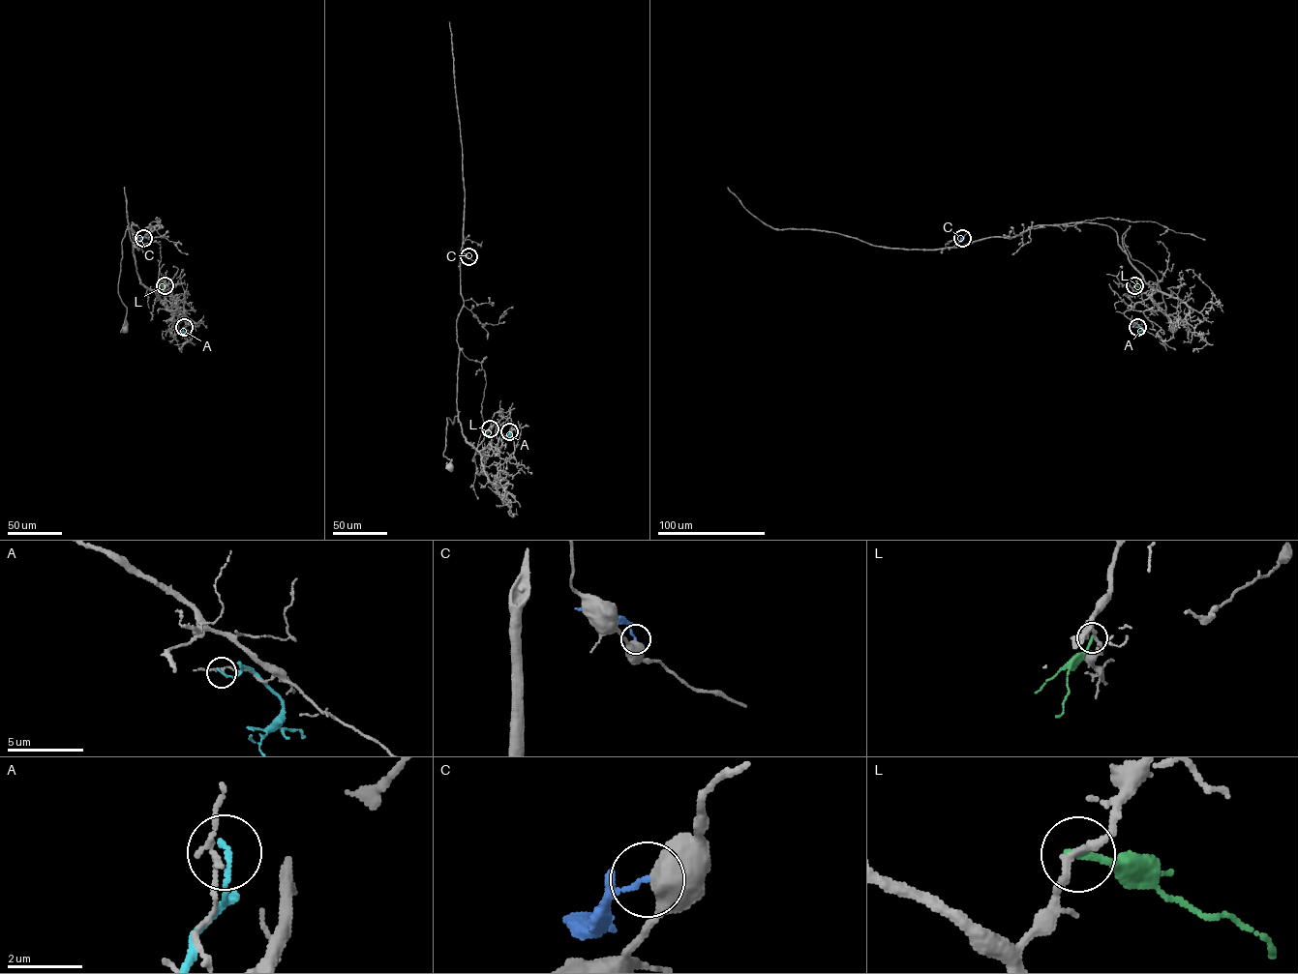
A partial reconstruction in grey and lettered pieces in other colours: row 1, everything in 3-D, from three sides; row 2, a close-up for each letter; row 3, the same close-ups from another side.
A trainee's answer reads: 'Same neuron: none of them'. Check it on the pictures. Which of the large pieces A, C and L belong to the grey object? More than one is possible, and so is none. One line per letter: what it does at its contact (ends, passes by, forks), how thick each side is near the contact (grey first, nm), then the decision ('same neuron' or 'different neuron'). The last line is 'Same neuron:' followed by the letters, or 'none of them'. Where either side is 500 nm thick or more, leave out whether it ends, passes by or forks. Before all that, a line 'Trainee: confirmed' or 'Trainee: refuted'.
Trainee: confirmed
A: it ends there; 140 nm thick on the grey side, 130 nm on the other; different neuron
C: 500 nm thick on the grey side, 120 nm on the other; different neuron
L: it ends there; 200 nm thick on the grey side, 200 nm on the other; different neuron
Same neuron: none of them

